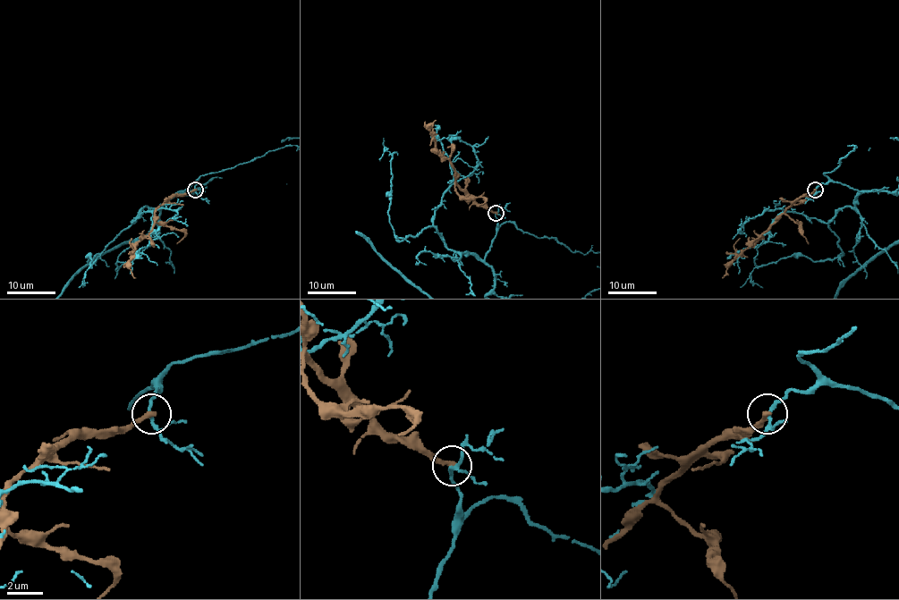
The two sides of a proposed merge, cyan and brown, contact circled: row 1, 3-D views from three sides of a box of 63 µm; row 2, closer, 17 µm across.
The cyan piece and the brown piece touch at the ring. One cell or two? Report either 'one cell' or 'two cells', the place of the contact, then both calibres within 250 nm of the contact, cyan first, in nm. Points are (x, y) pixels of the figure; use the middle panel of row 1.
two cells; at (496, 213); 150 nm thick on the cyan side, 300 nm on the other

